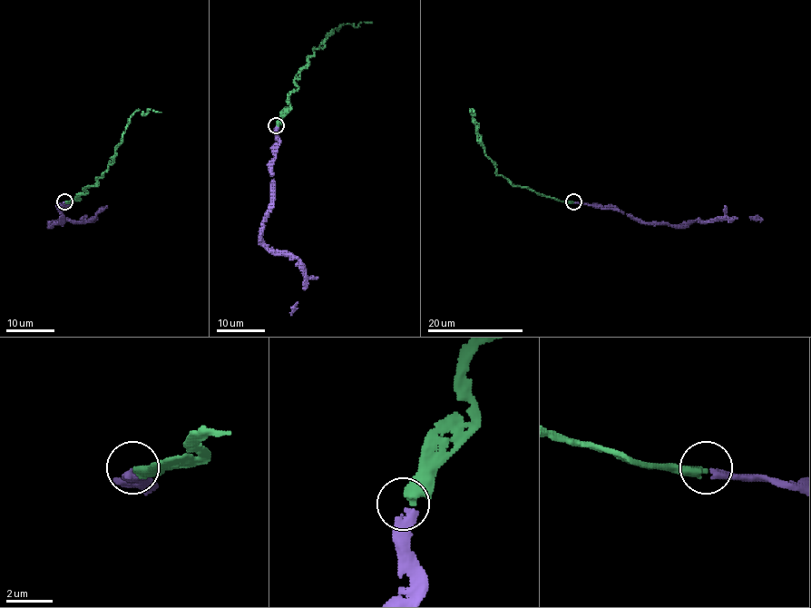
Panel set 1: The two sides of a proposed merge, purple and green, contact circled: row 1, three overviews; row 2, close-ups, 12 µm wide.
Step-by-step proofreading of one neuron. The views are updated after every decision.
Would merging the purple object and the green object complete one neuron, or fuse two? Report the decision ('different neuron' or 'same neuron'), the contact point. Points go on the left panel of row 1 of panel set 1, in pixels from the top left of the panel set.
same neuron | (64, 201)

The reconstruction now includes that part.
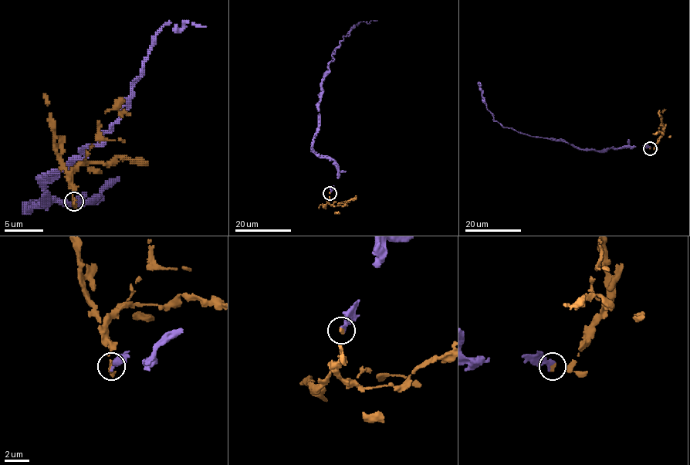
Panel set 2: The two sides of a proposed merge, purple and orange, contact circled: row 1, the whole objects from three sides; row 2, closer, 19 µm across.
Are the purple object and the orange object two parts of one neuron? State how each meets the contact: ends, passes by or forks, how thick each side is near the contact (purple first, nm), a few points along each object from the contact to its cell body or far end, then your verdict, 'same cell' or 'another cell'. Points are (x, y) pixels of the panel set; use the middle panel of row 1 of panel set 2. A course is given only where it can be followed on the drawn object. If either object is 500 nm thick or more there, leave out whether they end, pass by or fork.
purple ends; orange ends; calibres 340 and 240 nm; course purple (329, 192), (337, 178), (337, 164), (312, 150), (322, 79), (343, 37), (358, 23), (377, 21); course orange (329, 192), (330, 204), (350, 201); same cell

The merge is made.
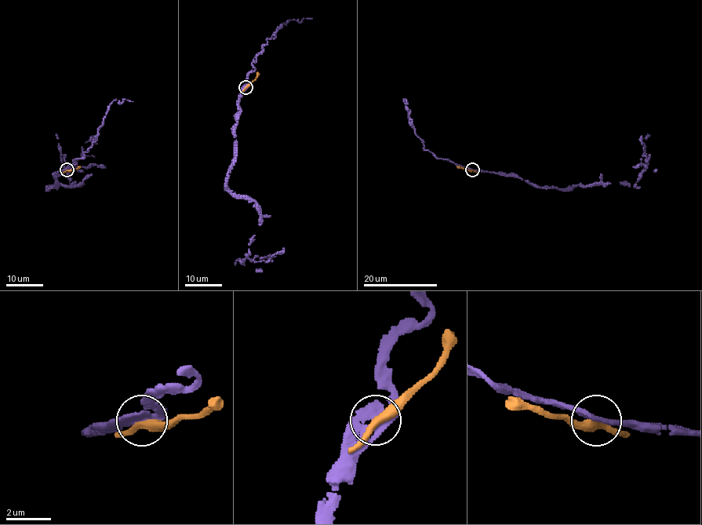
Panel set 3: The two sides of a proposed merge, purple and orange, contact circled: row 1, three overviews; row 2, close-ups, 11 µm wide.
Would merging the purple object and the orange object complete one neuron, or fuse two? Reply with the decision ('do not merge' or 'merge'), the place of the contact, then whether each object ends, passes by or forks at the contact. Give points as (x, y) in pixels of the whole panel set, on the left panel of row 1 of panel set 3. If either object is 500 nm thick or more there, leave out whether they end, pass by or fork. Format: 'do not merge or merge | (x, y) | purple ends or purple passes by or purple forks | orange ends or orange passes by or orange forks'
do not merge | (67, 169) | purple passes by | orange passes by

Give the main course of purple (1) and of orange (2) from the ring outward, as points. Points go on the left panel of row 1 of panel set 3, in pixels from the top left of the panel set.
1: (67, 169), (61, 171), (57, 184), (49, 189), (79, 184), (70, 184), (69, 171), (88, 141), (97, 144)
2: (67, 169), (78, 166)

